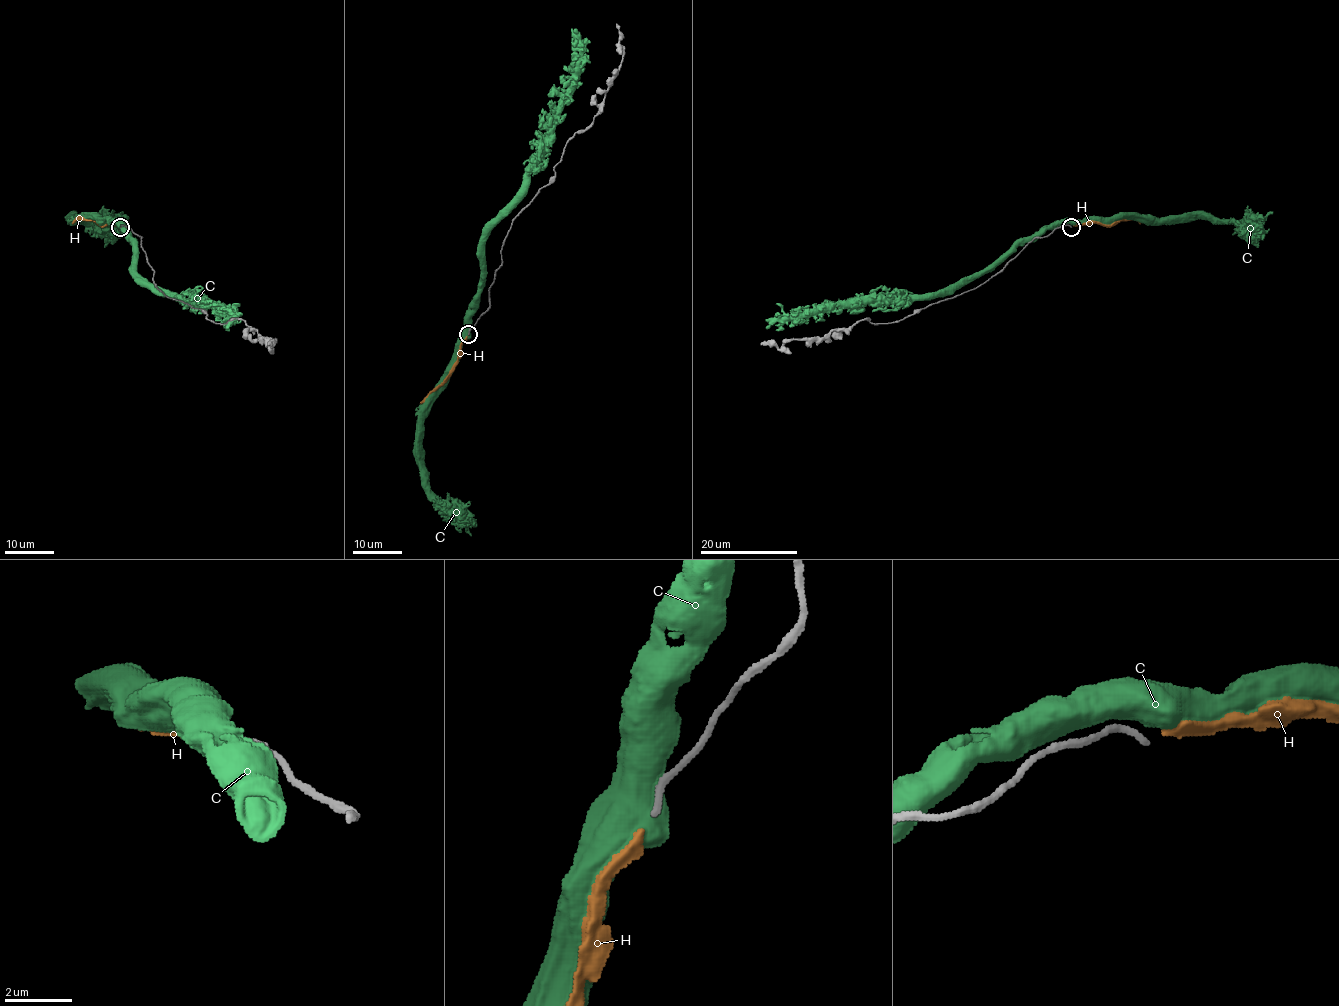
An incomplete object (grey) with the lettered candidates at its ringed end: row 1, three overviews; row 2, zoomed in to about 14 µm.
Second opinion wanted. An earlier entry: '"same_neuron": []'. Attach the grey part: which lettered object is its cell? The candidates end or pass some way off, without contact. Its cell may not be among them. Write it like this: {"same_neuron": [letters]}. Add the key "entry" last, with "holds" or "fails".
{"same_neuron": [], "entry": "holds"}

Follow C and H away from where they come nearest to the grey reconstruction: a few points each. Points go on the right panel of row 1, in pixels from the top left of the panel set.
C: (1072, 224), (1043, 226), (1006, 255), (943, 292), (847, 300), (832, 309), (771, 322), (765, 328)
H: (1073, 225), (1116, 224), (1131, 219), (1139, 223)

